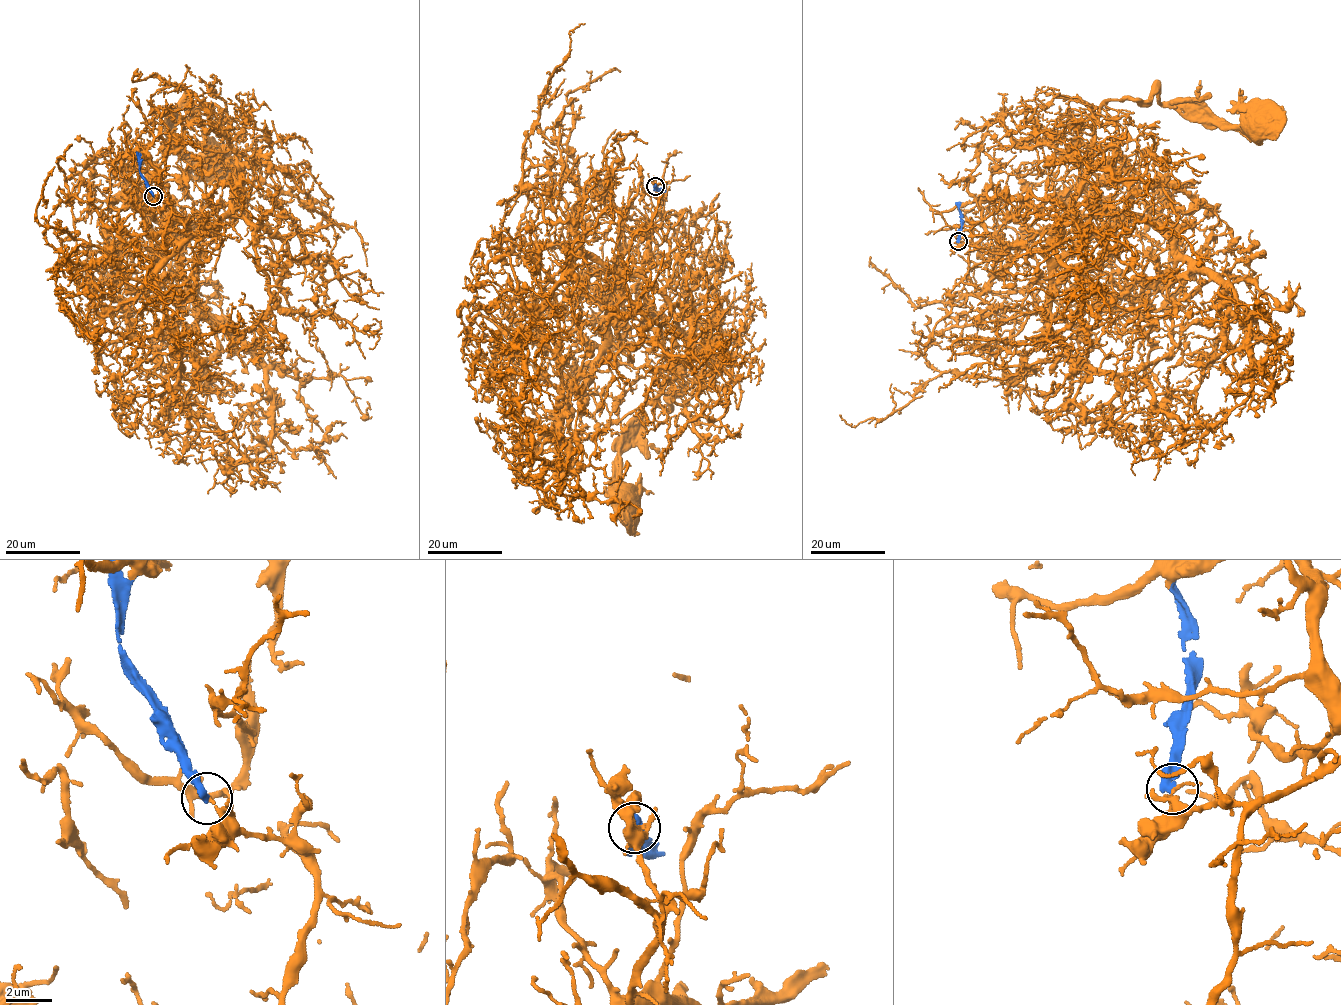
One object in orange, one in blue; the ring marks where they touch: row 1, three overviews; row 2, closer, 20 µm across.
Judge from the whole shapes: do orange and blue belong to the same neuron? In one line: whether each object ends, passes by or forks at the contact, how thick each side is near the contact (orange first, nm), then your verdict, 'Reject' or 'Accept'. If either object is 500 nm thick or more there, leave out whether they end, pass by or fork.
At the ring orange ends. At the ring blue ends. Thickness 200 nm (orange) against 400 nm. Reject

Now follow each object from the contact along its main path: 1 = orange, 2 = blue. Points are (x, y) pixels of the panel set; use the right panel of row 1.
1: (958, 242), (1048, 247), (1112, 100), (1157, 91), (1162, 105), (1257, 127)
2: (958, 241), (962, 227), (960, 210), (955, 202)

